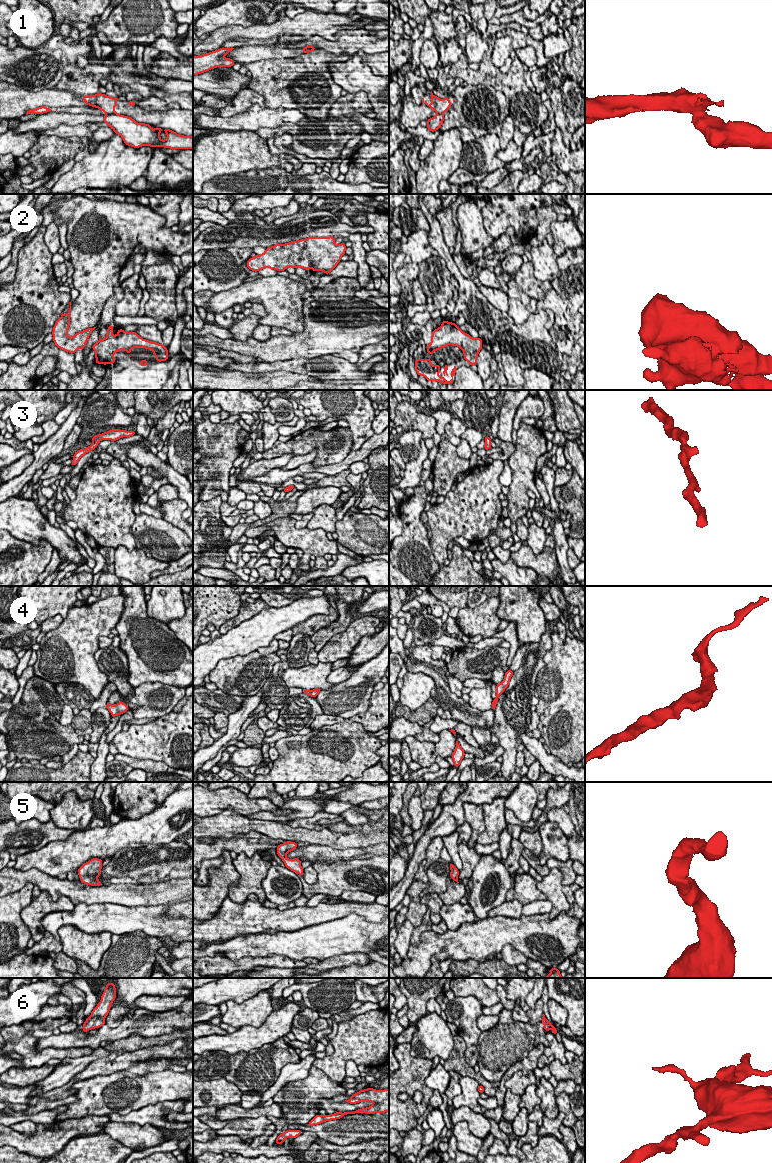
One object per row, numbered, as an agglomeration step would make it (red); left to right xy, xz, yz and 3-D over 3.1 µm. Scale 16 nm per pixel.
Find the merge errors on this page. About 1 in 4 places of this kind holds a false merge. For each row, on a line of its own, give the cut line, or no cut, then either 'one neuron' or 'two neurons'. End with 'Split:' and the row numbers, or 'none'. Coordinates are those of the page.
1: xy (107, 113), (116, 114) | two neurons
2: no cut | one neuron
3: no cut | one neuron
4: no cut | one neuron
5: no cut | one neuron
6: no cut | one neuron
Split: 1

